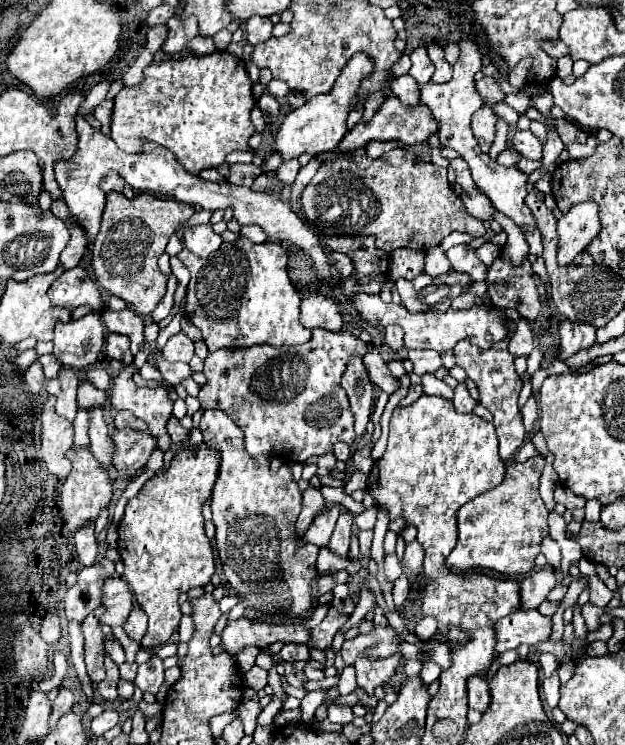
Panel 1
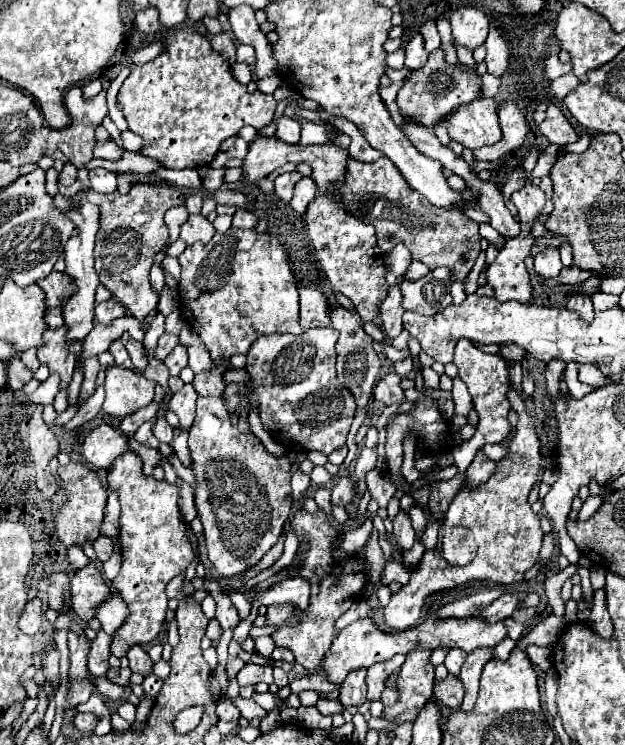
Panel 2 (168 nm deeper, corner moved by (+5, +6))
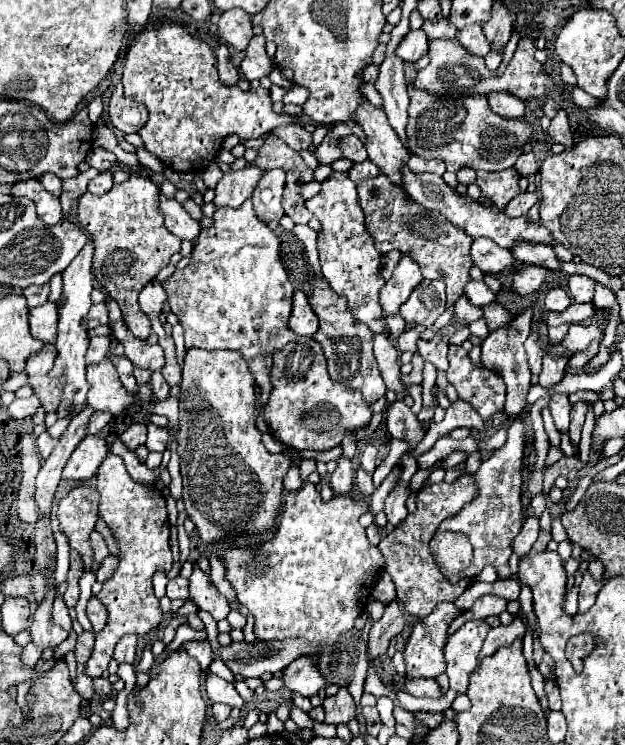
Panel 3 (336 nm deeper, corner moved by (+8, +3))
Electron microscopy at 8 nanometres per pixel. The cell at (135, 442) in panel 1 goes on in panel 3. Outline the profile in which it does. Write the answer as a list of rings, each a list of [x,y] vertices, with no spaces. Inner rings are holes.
[[[85,436],[85,440],[75,448],[67,466],[63,468],[61,480],[83,482],[83,480],[93,478],[105,456],[107,456],[105,440],[101,440],[97,436]]]

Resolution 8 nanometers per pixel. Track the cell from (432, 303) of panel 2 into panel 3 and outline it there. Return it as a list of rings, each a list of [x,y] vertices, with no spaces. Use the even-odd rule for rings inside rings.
[[[423,280],[401,306],[405,322],[417,322],[431,328],[445,312],[445,284],[441,280]]]

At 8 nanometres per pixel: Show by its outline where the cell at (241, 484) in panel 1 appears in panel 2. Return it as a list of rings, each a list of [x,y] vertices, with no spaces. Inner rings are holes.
[[[216,363],[214,369],[206,373],[198,373],[194,377],[194,389],[198,391],[196,401],[196,419],[190,427],[190,453],[192,453],[192,471],[198,479],[198,491],[194,495],[198,517],[204,525],[204,537],[206,537],[206,549],[208,559],[216,567],[216,571],[222,577],[240,575],[242,571],[254,567],[266,551],[272,549],[276,543],[288,515],[292,509],[292,487],[290,487],[290,461],[286,457],[272,457],[262,441],[250,433],[250,427],[246,423],[246,417],[240,419],[240,425],[234,427],[230,423],[230,415],[220,399],[220,393],[224,389],[222,373],[226,371],[224,363]]]

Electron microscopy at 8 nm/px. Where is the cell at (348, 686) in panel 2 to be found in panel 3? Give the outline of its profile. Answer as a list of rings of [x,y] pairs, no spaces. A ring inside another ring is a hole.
[[[341,688],[335,696],[325,698],[323,708],[325,708],[325,724],[337,726],[347,724],[349,720],[355,718],[355,702],[345,688]]]

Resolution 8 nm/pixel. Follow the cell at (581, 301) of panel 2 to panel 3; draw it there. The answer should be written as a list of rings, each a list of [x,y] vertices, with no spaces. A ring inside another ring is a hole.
[[[569,276],[569,294],[575,302],[591,302],[595,294],[595,280],[587,276]]]

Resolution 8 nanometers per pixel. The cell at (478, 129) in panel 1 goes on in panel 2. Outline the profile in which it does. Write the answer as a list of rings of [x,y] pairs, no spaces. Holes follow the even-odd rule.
[[[476,99],[458,107],[450,115],[448,135],[452,141],[458,141],[468,149],[494,145],[502,137],[496,103],[492,99]]]

